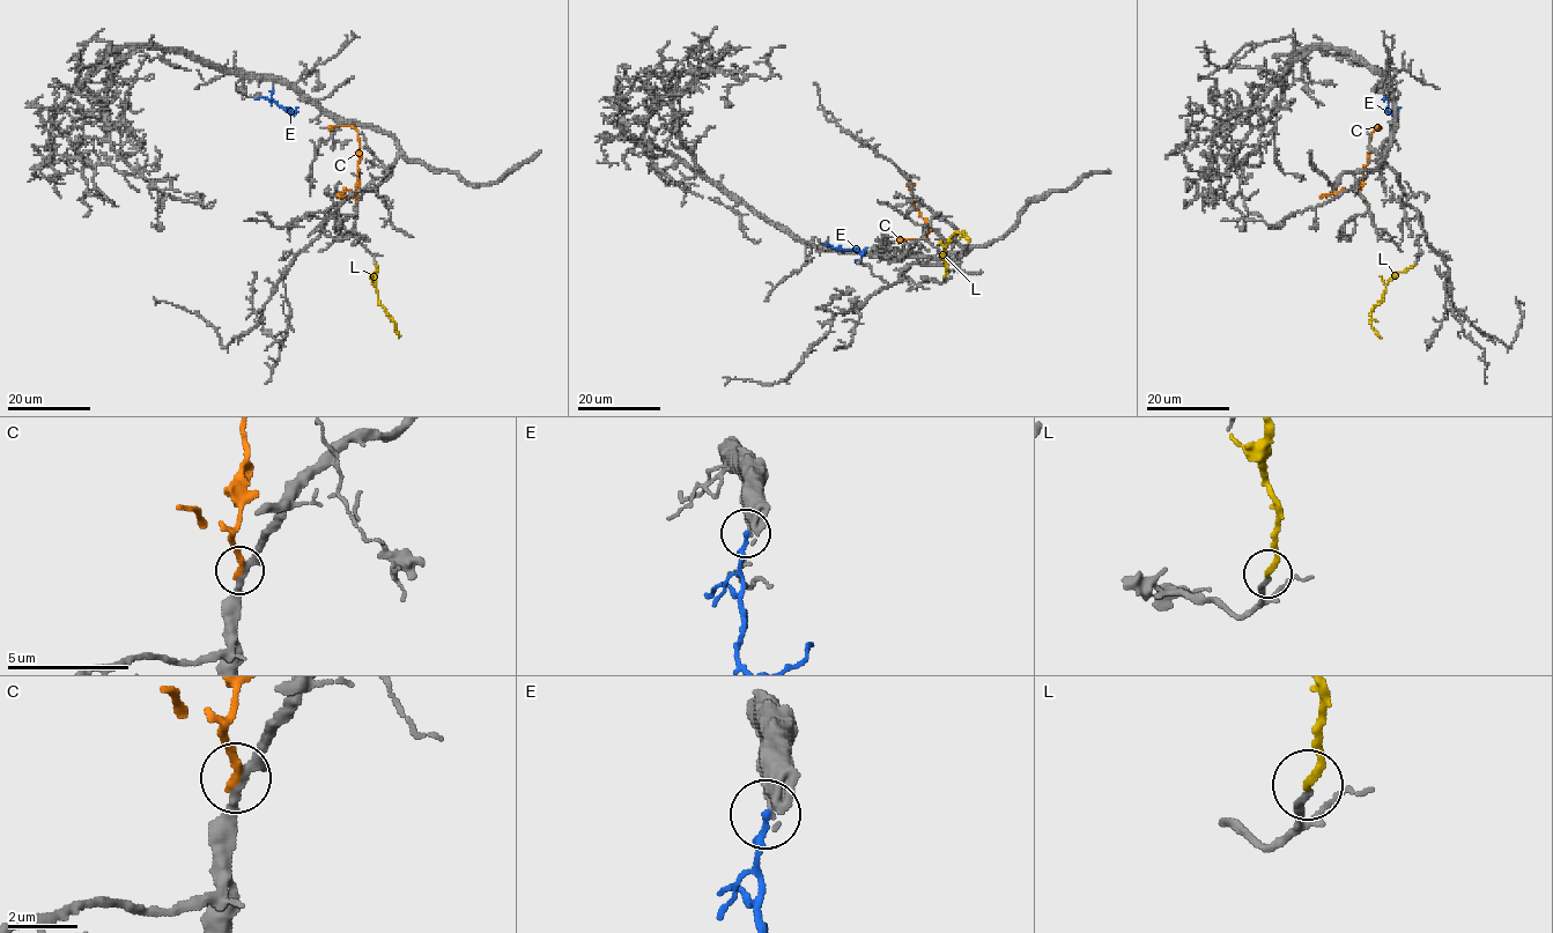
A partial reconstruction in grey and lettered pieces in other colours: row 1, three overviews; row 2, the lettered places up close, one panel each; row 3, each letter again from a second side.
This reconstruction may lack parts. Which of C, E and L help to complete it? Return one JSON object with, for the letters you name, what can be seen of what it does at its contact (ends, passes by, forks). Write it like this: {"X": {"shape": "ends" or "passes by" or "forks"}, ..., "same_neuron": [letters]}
{"L": {"shape": "ends"}, "same_neuron": ["L"]}

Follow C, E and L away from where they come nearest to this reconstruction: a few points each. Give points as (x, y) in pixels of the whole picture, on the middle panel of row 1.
C: (926, 226), (926, 220), (930, 230), (917, 239), (897, 242)
E: (842, 250), (856, 249), (860, 257), (855, 261)
L: (945, 276), (944, 250), (953, 235), (964, 234), (969, 243)

